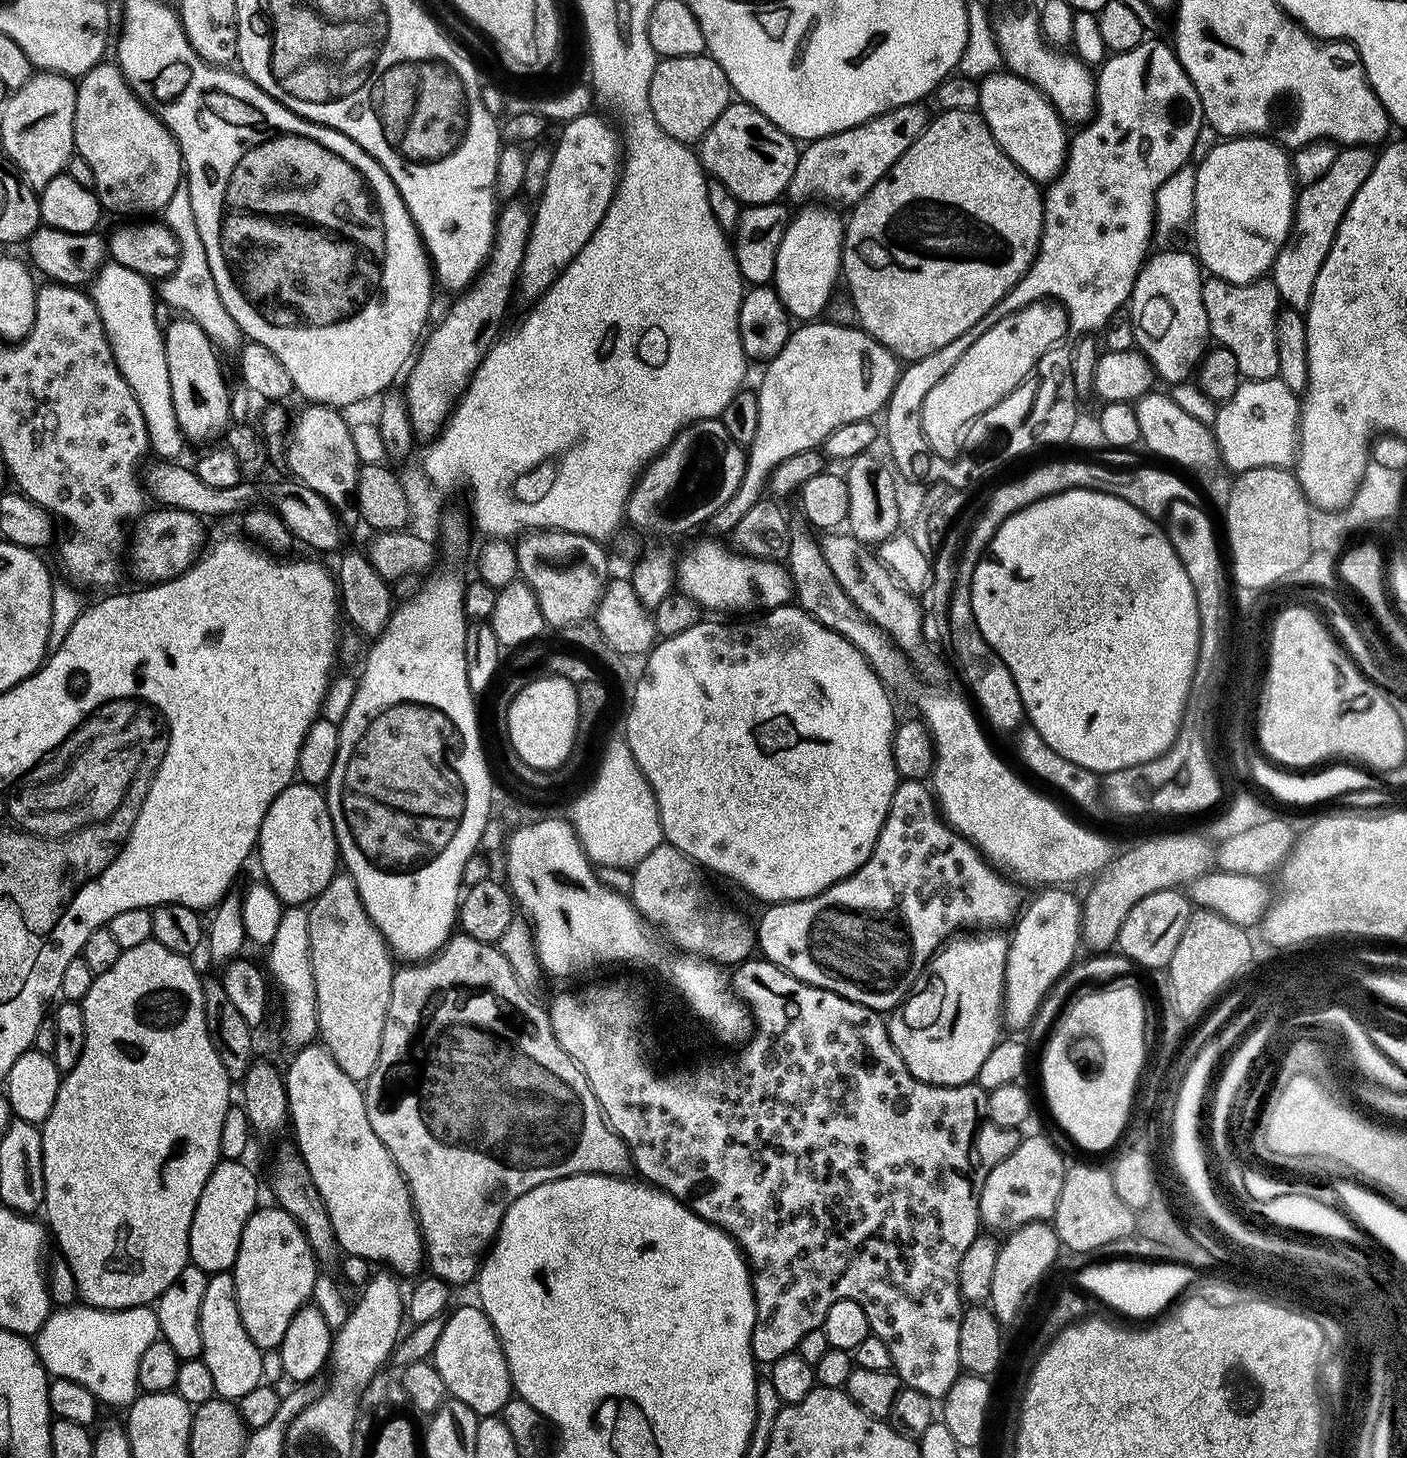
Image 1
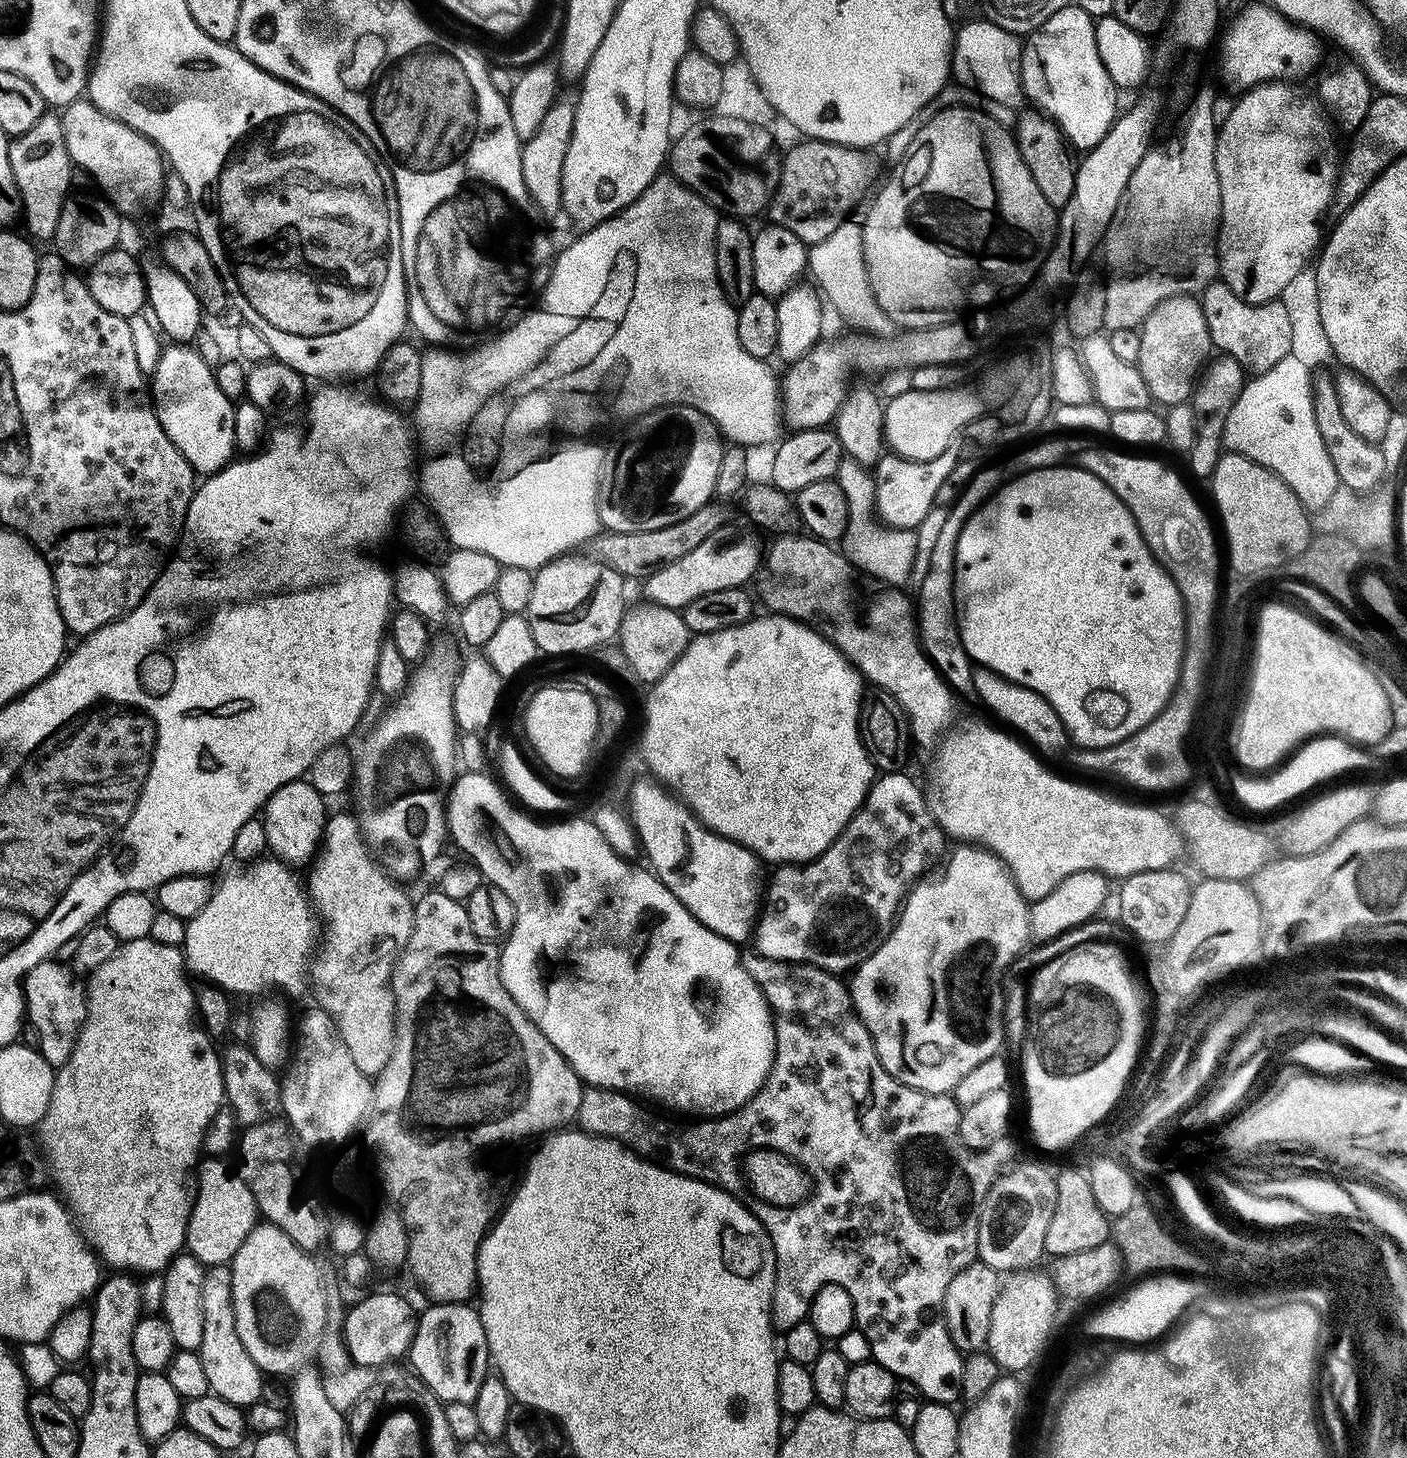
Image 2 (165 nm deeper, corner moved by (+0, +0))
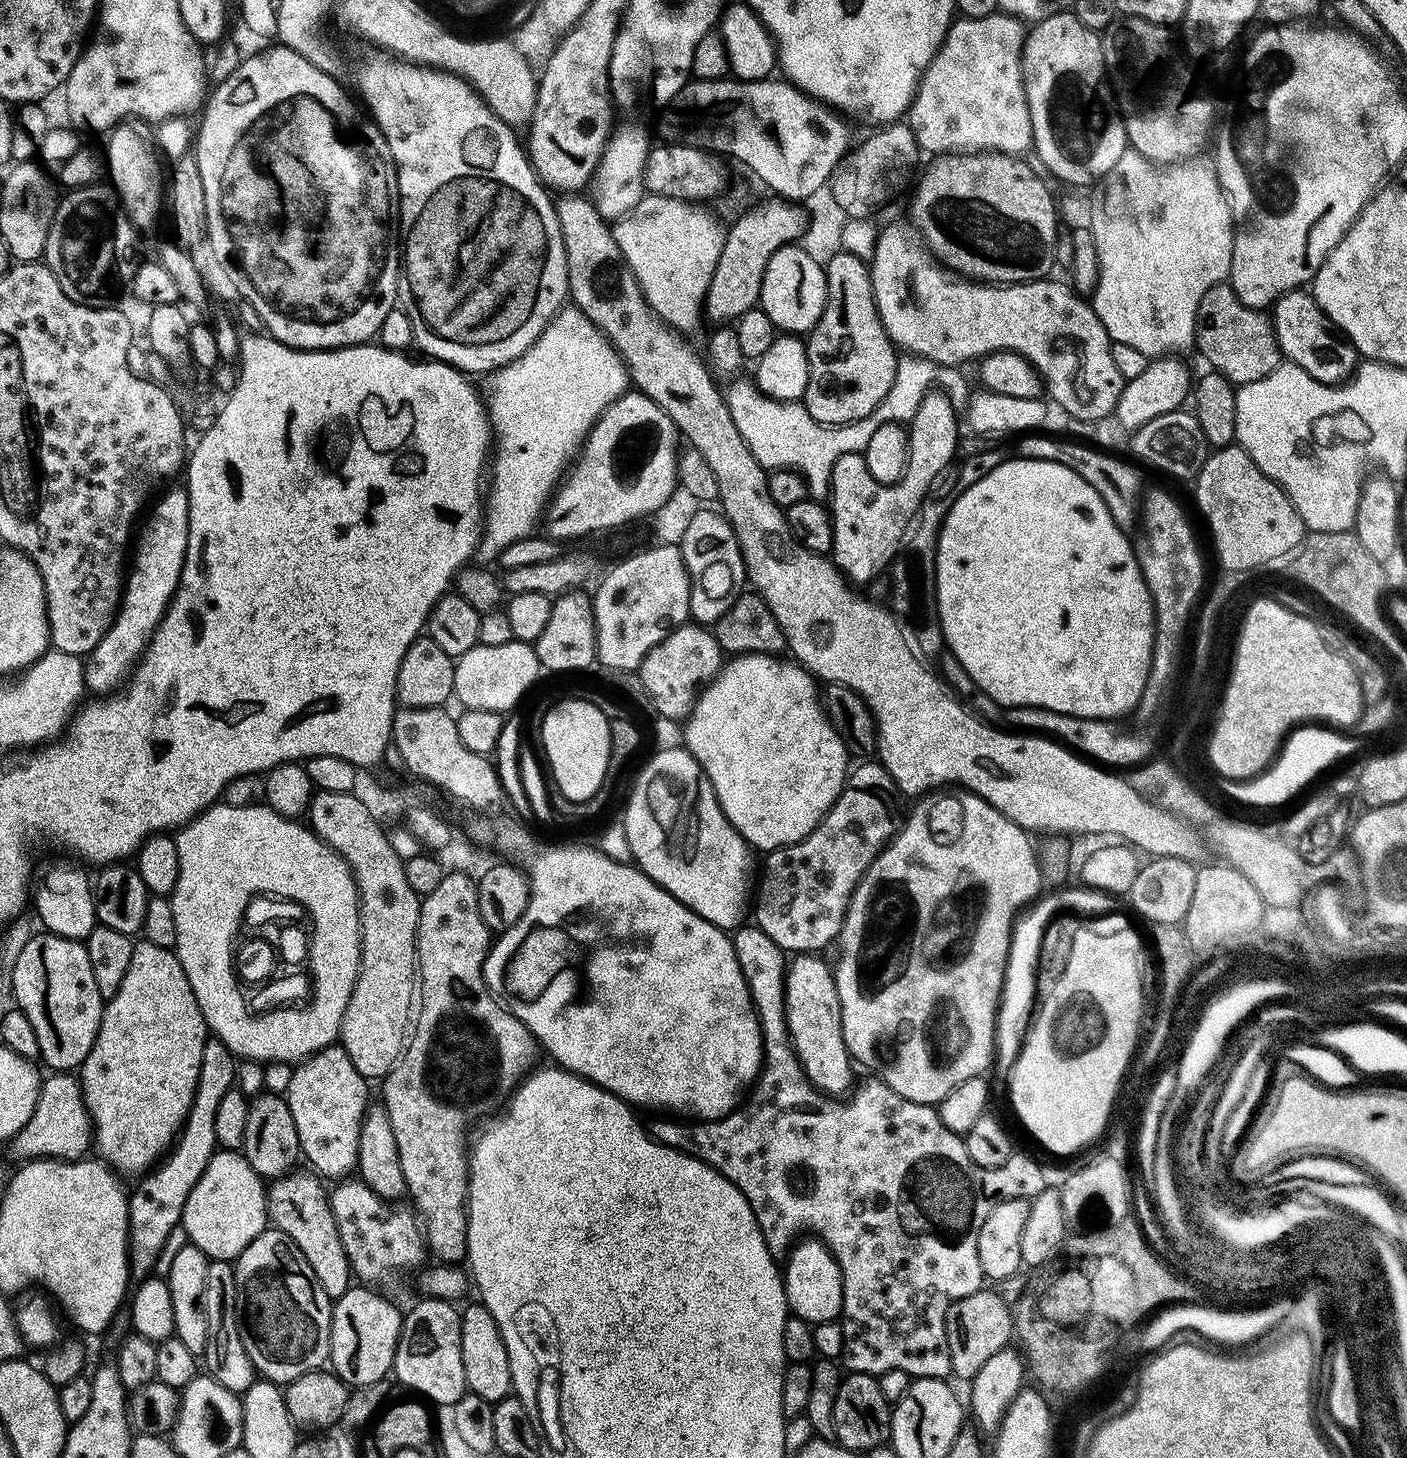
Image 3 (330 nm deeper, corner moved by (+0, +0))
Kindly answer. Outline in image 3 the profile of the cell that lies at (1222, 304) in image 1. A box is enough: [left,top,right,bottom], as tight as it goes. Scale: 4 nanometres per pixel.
[1195,283,1282,386]

